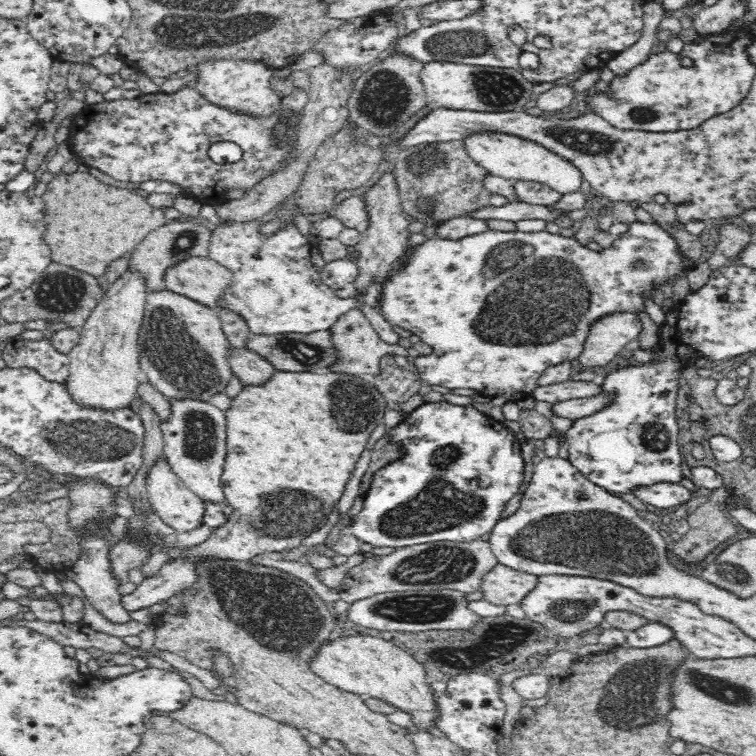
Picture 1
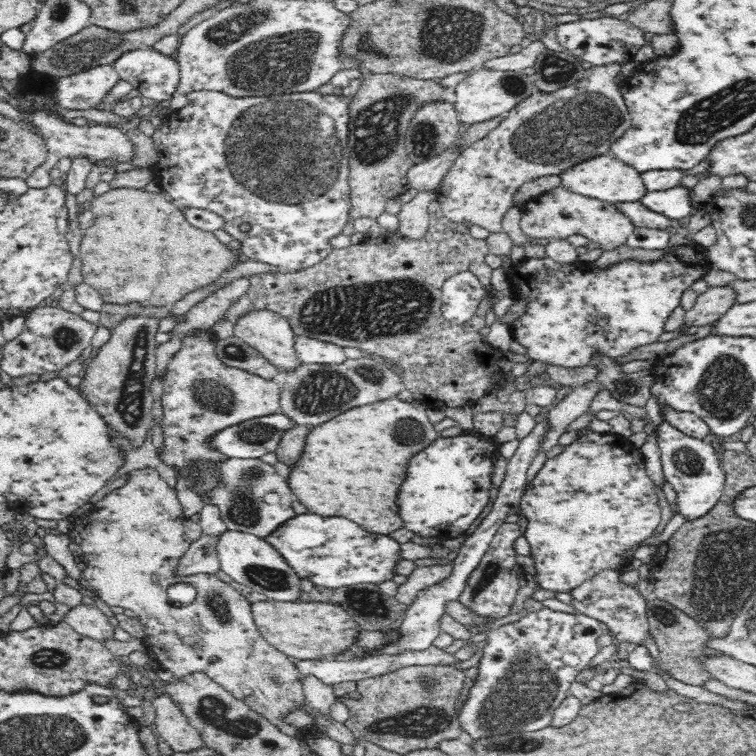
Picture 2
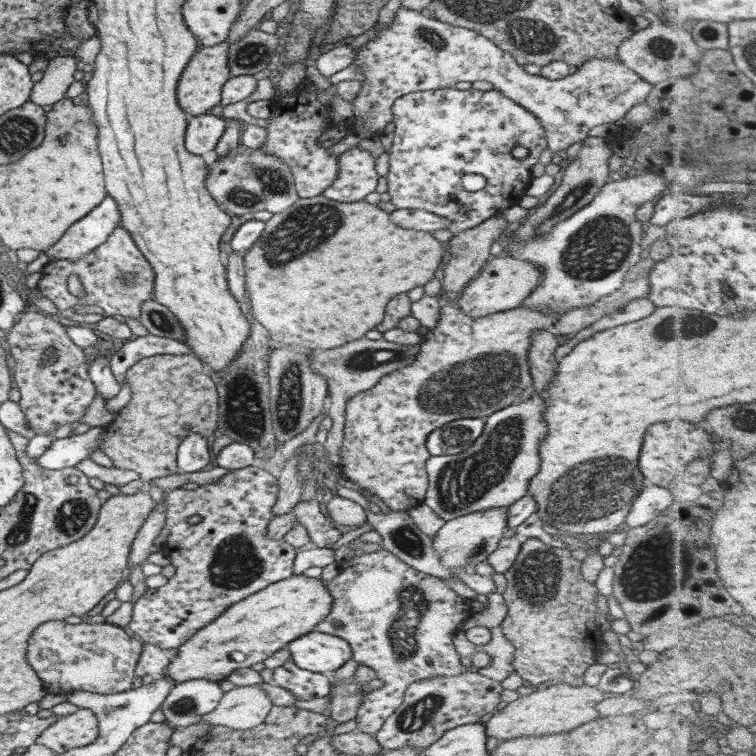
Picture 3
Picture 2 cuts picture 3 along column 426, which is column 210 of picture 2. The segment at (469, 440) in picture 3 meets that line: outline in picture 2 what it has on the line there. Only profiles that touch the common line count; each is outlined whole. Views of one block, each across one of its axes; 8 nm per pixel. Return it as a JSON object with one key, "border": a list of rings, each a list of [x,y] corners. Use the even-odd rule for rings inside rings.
{"border":[[[271,414],[250,419],[219,430],[209,440],[209,447],[227,458],[259,458],[275,452],[283,432],[295,425],[290,417]]]}

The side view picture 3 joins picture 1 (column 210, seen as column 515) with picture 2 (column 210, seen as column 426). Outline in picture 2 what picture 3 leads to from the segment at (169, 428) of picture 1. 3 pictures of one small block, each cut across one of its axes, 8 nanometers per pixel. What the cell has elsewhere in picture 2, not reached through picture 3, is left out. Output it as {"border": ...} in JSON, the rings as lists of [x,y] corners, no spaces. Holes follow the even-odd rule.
{"border":[[[227,458],[221,463],[216,461],[196,461],[195,472],[219,470],[221,485],[211,493],[201,496],[204,504],[218,506],[220,518],[226,523],[227,530],[252,533],[265,538],[296,514],[291,504],[297,499],[286,479],[276,473],[274,465],[264,463],[259,458]]]}

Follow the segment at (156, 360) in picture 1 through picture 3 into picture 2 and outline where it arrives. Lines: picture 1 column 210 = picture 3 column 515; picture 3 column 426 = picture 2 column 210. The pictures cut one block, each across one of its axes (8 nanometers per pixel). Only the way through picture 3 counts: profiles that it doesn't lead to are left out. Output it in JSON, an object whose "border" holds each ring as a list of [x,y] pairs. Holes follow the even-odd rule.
{"border":[[[210,332],[200,336],[188,336],[181,342],[181,347],[168,363],[162,378],[164,394],[162,394],[161,405],[163,408],[163,453],[158,454],[159,458],[169,466],[177,466],[180,475],[186,478],[187,482],[192,481],[192,491],[202,496],[211,493],[214,487],[221,485],[219,470],[206,470],[206,472],[195,472],[196,461],[216,461],[221,463],[227,459],[225,454],[218,452],[215,448],[209,447],[209,440],[219,430],[227,429],[229,426],[240,424],[250,419],[260,418],[274,414],[280,407],[281,388],[272,380],[266,380],[254,373],[236,367],[230,367],[223,362],[216,354],[216,338]]]}

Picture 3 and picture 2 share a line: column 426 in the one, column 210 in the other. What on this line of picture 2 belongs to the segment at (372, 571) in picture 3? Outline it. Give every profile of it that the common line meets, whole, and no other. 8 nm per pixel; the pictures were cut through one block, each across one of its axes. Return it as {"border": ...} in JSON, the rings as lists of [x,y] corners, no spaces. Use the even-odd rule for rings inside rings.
{"border":[[[154,468],[133,470],[128,474],[129,477],[122,487],[106,494],[94,505],[91,513],[84,516],[84,528],[96,528],[96,530],[82,530],[81,516],[68,533],[71,542],[76,542],[82,549],[82,554],[86,554],[88,567],[83,571],[83,578],[96,590],[98,597],[110,607],[116,606],[136,613],[146,632],[144,640],[149,643],[147,652],[150,659],[157,661],[162,670],[171,671],[174,679],[182,680],[188,674],[200,672],[224,687],[232,693],[232,696],[244,702],[260,716],[268,719],[287,736],[307,741],[306,734],[300,733],[302,729],[290,727],[283,719],[289,712],[308,703],[302,691],[304,675],[296,669],[296,664],[291,658],[273,648],[262,637],[251,612],[251,603],[240,592],[214,574],[176,575],[174,573],[193,541],[184,531],[186,516],[176,491]],[[181,582],[196,588],[197,598],[192,604],[182,605],[168,599],[166,590],[173,584]]]}

